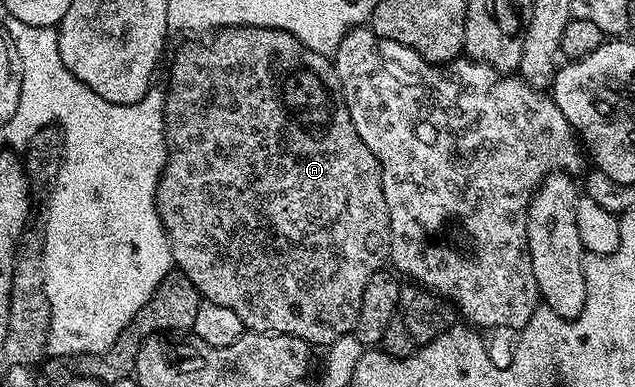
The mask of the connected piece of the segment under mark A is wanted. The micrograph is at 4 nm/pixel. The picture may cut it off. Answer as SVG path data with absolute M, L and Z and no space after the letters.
M281 30L281 40L271 40L267 42L267 46L273 46L275 52L267 50L265 58L245 58L245 56L237 56L231 54L231 50L206 50L202 44L196 46L187 46L175 58L175 63L171 66L171 83L165 86L167 99L165 100L165 128L167 129L167 163L163 169L163 175L159 177L159 187L155 193L155 203L157 204L157 212L161 216L163 226L167 230L167 239L171 241L171 260L177 267L178 273L185 275L189 280L193 280L193 284L197 287L200 295L206 301L213 304L221 304L225 308L233 308L233 312L237 312L237 316L241 316L244 327L248 331L256 334L292 334L301 340L310 342L312 347L328 348L338 340L339 337L352 333L357 324L357 312L361 312L361 296L365 296L365 284L369 284L369 280L378 270L384 269L388 265L389 255L391 253L391 221L389 220L389 208L385 204L385 192L383 191L383 170L379 166L377 156L373 156L373 152L369 152L369 148L365 148L365 144L361 140L361 136L357 134L357 128L353 128L353 120L349 116L349 108L343 99L341 92L341 84L339 77L335 71L334 61L328 55L321 52L313 52L313 48L309 48L305 44L301 44L301 40L297 40L295 35Z

